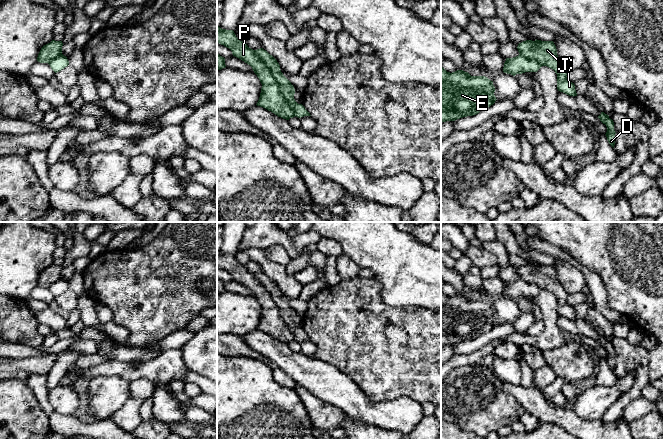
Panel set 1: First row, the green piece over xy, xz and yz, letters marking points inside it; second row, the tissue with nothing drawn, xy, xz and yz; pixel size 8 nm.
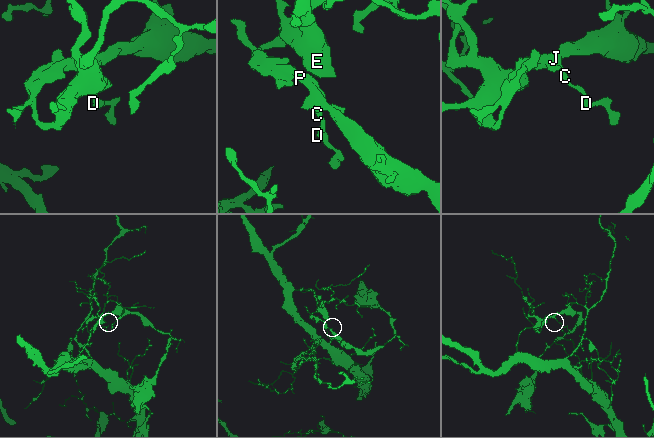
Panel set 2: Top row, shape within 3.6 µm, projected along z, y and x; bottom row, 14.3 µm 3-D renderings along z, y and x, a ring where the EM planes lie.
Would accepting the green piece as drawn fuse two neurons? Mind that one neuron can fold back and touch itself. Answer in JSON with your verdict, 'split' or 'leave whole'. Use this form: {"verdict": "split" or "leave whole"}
{"verdict": "split"}

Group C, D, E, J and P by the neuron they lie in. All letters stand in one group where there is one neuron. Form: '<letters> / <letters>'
C D J P / E

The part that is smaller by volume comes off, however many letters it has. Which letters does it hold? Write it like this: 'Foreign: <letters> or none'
Foreign: C, D, J, P

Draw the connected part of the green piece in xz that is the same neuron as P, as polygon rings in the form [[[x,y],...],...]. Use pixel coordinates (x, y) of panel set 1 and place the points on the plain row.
[[[217,250],[217,267],[229,272],[233,280],[250,289],[259,302],[262,312],[257,330],[263,331],[286,344],[296,340],[294,333],[284,322],[279,308],[267,289],[258,282],[253,273],[236,261],[233,254],[226,254]]]

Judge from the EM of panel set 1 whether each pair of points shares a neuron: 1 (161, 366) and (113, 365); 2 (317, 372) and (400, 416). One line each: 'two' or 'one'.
1: one
2: one

